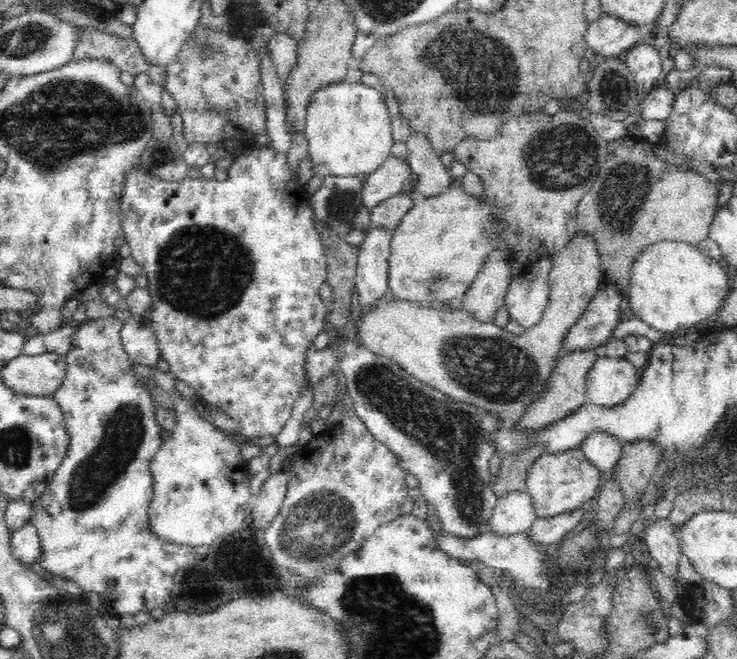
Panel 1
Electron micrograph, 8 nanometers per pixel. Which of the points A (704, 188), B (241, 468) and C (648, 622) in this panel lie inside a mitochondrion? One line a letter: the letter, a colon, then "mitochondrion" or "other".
A: other
B: other
C: mitochondrion

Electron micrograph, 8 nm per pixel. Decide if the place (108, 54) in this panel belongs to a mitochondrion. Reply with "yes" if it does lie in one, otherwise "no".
no

